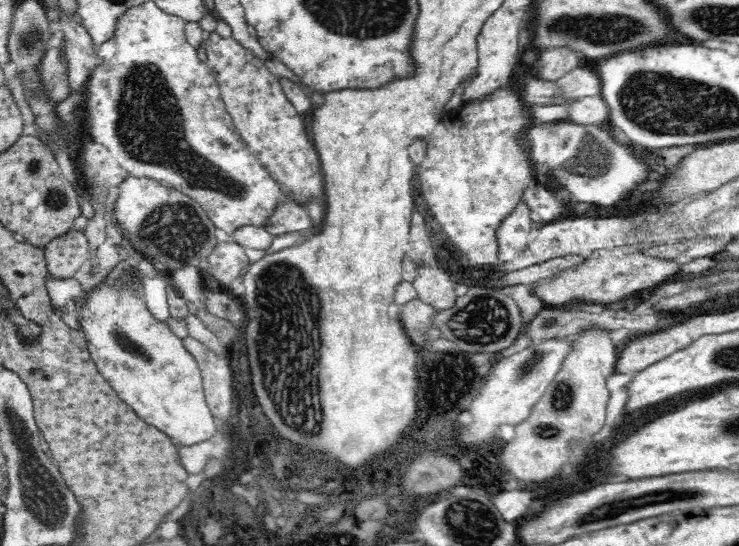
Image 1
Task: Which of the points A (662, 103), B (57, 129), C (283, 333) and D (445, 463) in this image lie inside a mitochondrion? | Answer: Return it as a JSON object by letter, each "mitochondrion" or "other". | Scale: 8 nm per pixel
{"A":"mitochondrion","B":"mitochondrion","C":"mitochondrion","D":"other"}

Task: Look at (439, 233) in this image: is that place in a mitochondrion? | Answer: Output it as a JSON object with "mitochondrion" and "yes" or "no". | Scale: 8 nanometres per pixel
{"mitochondrion":"no"}

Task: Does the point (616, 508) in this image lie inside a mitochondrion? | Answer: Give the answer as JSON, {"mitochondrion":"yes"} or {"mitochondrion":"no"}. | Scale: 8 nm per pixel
{"mitochondrion":"yes"}

